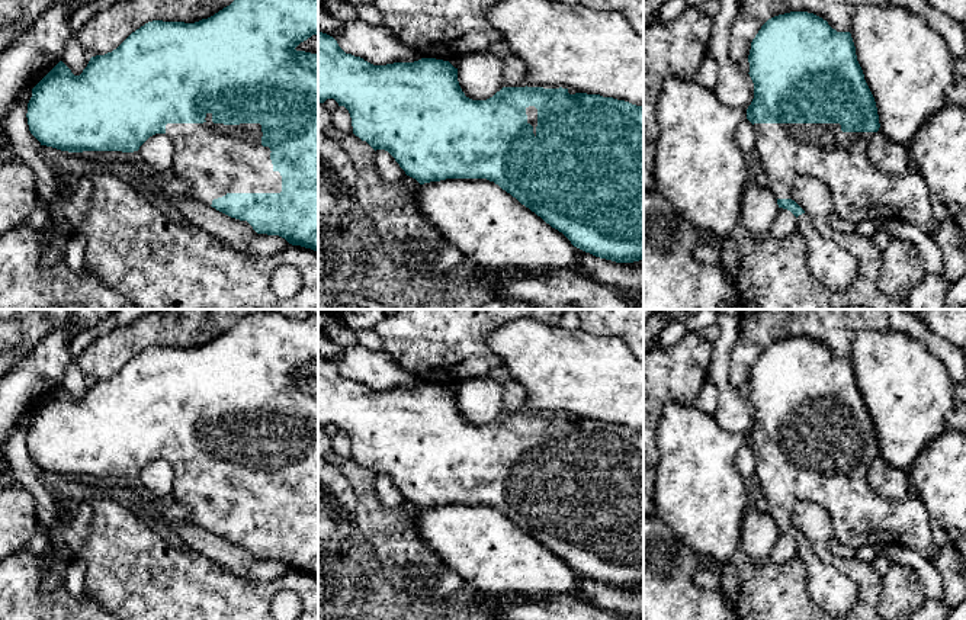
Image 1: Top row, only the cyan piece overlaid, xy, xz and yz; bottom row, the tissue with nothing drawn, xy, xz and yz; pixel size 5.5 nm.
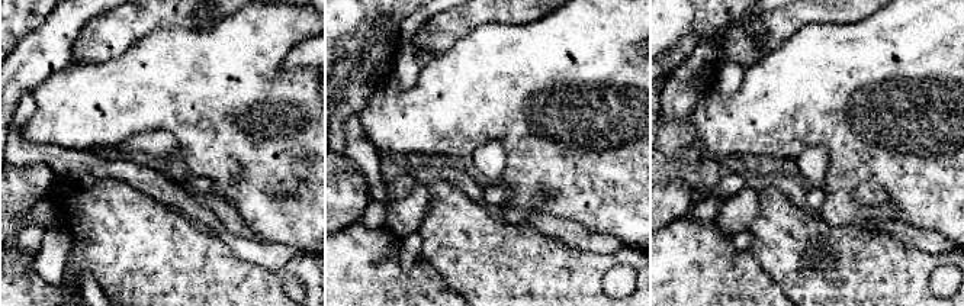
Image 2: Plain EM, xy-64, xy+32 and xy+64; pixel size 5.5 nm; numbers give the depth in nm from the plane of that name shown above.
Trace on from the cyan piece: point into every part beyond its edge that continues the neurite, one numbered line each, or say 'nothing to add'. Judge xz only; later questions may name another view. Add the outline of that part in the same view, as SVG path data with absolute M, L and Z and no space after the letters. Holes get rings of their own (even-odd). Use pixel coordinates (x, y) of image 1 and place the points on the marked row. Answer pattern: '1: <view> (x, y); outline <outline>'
1: xz (532, 112); outline M535 106L526 107L527 123L533 126L533 134L536 136L536 126L537 126L537 109Z

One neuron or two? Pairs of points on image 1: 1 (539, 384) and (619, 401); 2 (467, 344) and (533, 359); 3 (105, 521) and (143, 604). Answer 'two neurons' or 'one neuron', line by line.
1: one neuron
2: two neurons
3: one neuron

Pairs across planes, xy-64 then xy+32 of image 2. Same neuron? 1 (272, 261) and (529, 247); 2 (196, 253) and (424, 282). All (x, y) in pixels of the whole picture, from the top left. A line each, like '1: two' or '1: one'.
1: two
2: two

